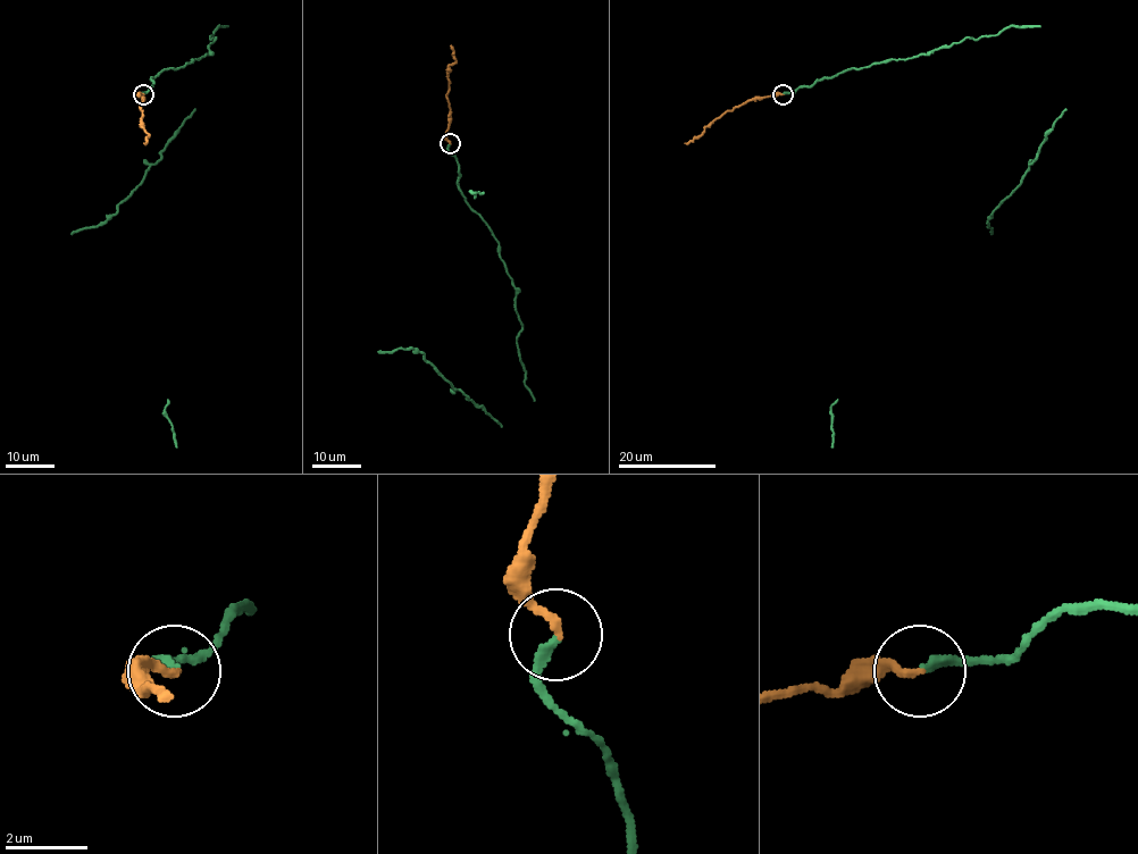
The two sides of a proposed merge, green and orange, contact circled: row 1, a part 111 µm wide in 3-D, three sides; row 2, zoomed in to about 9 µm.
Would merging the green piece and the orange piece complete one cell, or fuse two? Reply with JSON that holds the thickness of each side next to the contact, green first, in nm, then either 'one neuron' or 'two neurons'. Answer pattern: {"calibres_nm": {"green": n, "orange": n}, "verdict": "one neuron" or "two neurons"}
{"calibres_nm": {"green": 220, "orange": 190}, "verdict": "one neuron"}

